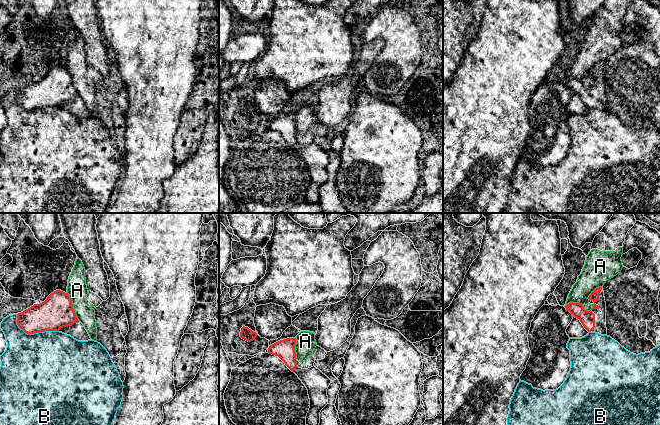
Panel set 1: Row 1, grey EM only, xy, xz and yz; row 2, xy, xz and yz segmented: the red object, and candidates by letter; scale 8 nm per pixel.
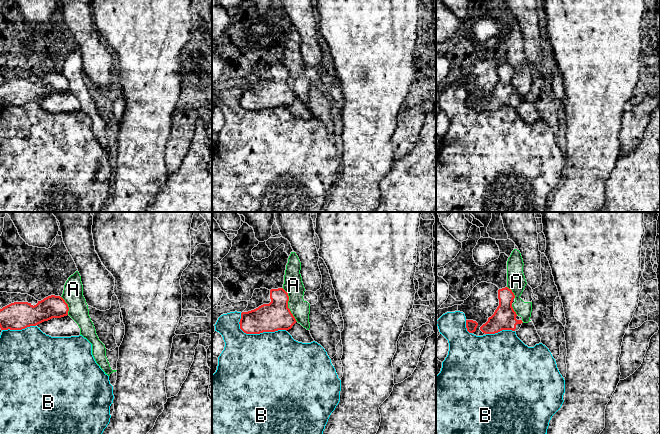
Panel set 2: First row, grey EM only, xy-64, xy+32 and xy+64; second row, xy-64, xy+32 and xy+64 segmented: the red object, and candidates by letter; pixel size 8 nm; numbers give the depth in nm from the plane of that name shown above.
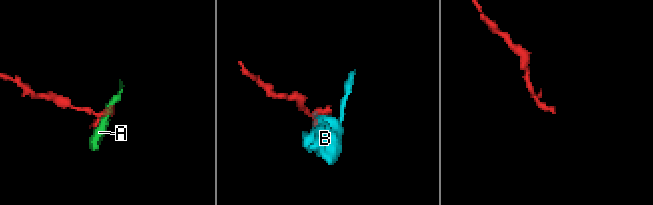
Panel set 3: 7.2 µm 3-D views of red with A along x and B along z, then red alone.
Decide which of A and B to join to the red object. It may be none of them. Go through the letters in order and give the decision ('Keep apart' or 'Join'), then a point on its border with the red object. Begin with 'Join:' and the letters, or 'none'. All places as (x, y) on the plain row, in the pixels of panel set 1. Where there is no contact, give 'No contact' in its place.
Join: none
A: Keep apart. Touches red at yz (580, 80)
B: Keep apart. Touches red at xy (32, 109)

